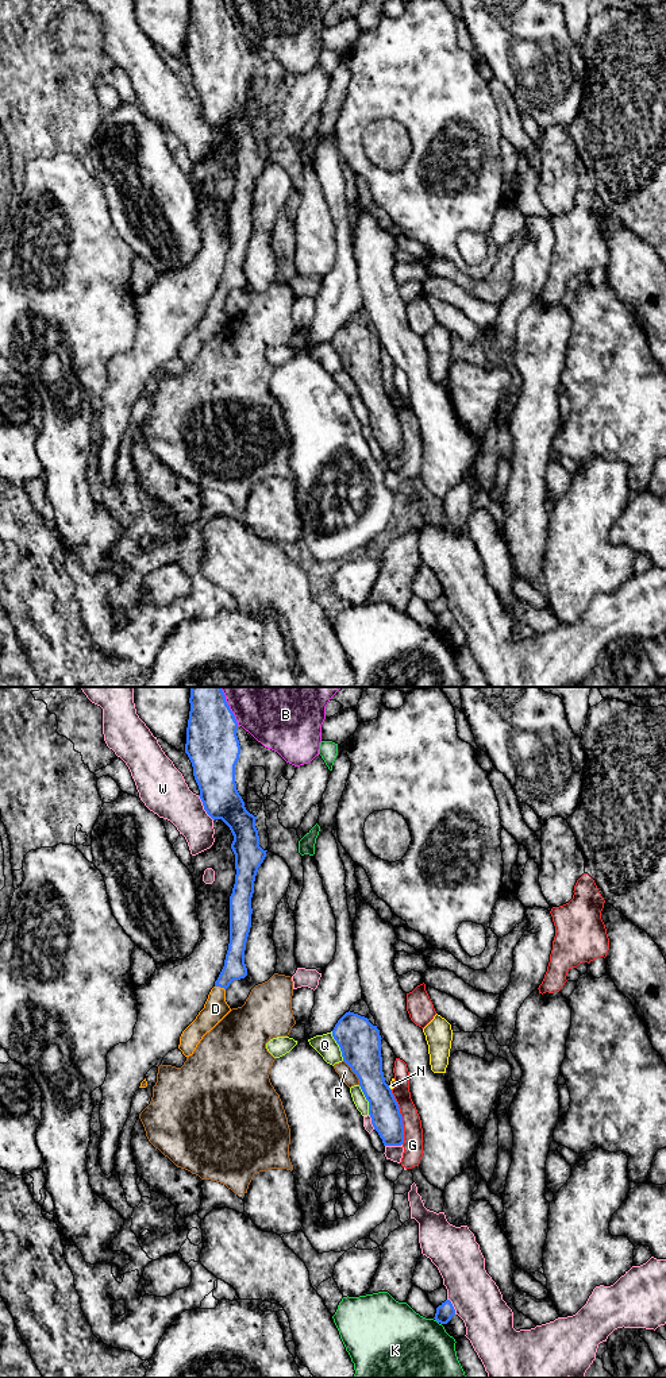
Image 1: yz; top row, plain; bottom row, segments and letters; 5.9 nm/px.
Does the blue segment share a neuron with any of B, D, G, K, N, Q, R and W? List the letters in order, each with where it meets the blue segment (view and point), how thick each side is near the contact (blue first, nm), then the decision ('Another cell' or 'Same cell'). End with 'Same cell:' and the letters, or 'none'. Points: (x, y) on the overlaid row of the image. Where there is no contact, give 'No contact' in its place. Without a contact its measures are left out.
B: Touches blue at yz (228, 706). Thickness 300 nm (blue) against 500 nm. Another cell
D: Touches blue at yz (220, 987). Thickness 130 nm (blue) against 140 nm. Same cell
G: Touches blue at yz (401, 1116). Thickness 180 nm (blue) against 120 nm. Another cell
K: Touches blue at yz (437, 1320). Thickness 100 nm (blue) against 480 nm. Another cell
N: Touches blue at yz (389, 1088). Thickness 200 nm (blue) against 40 nm. Another cell
Q: Touches blue at yz (339, 1046). Thickness 240 nm (blue) against 120 nm. Another cell
R: Touches blue at yz (353, 1070). Thickness 240 nm (blue) against 90 nm. Another cell
W: Touches blue at yz (204, 807). Thickness 260 nm (blue) against 280 nm. Another cell
Same cell: D

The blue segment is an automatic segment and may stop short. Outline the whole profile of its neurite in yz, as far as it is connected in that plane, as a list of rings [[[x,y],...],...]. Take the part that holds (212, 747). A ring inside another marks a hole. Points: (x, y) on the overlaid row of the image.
[[[190,687],[190,711],[186,727],[185,753],[188,754],[193,776],[200,790],[200,799],[204,810],[215,821],[222,819],[231,830],[234,841],[231,849],[235,854],[235,884],[230,896],[230,943],[224,960],[224,966],[211,989],[204,1008],[196,1019],[182,1031],[178,1049],[185,1057],[196,1050],[203,1037],[209,1032],[230,1011],[226,1001],[226,989],[234,980],[247,976],[245,964],[246,942],[251,927],[251,898],[258,868],[266,857],[266,852],[259,846],[259,835],[255,819],[246,807],[236,790],[235,765],[239,760],[240,745],[236,736],[238,722],[226,702],[222,687]]]

